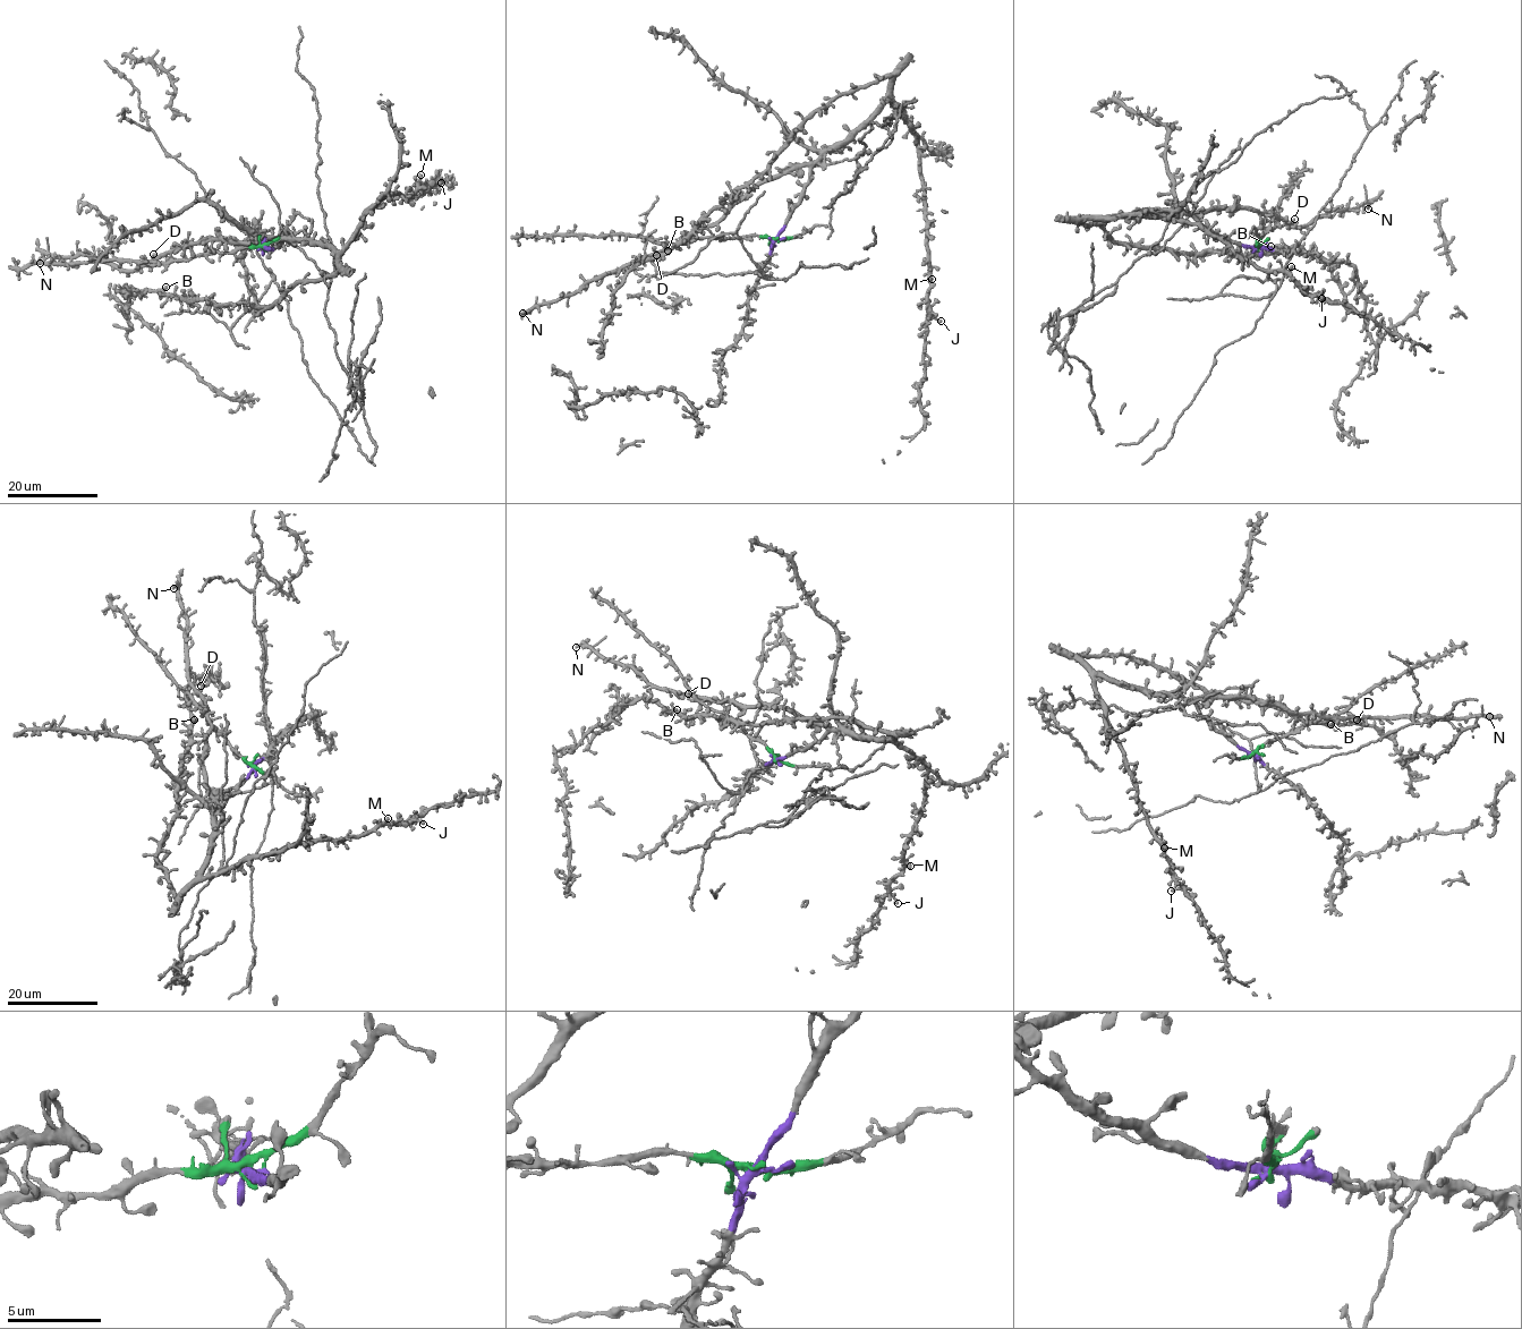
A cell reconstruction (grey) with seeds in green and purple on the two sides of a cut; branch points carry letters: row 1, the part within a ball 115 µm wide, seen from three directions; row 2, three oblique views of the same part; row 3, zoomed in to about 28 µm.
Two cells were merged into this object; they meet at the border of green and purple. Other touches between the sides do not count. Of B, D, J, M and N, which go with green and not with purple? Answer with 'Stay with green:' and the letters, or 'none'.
Stay with green: none

